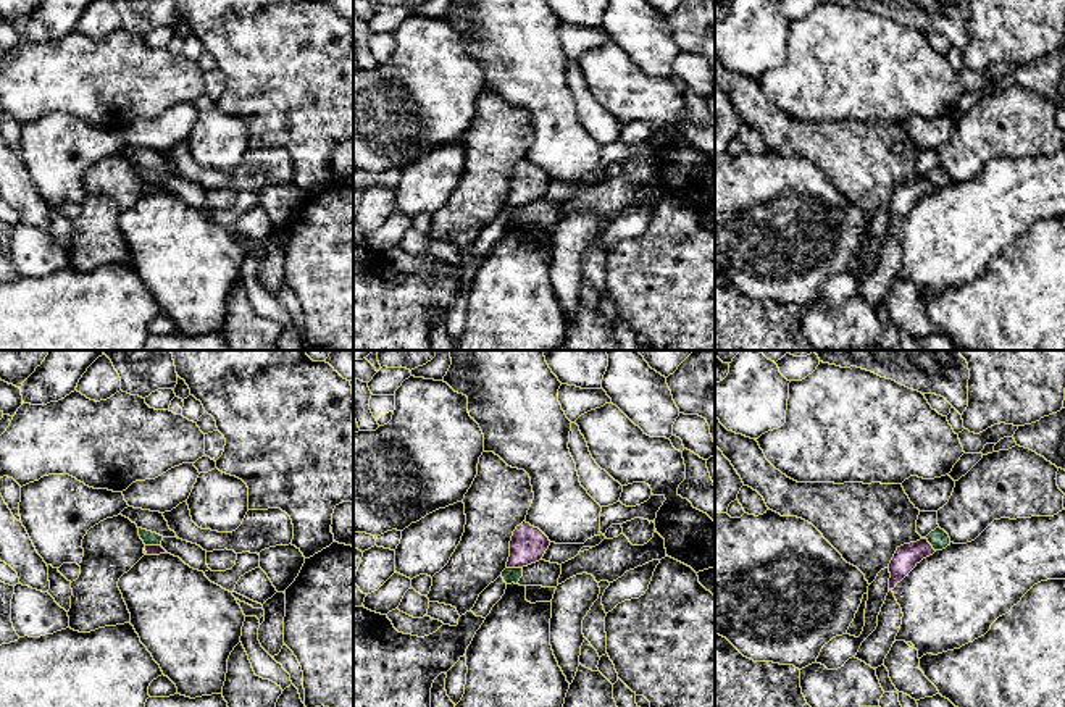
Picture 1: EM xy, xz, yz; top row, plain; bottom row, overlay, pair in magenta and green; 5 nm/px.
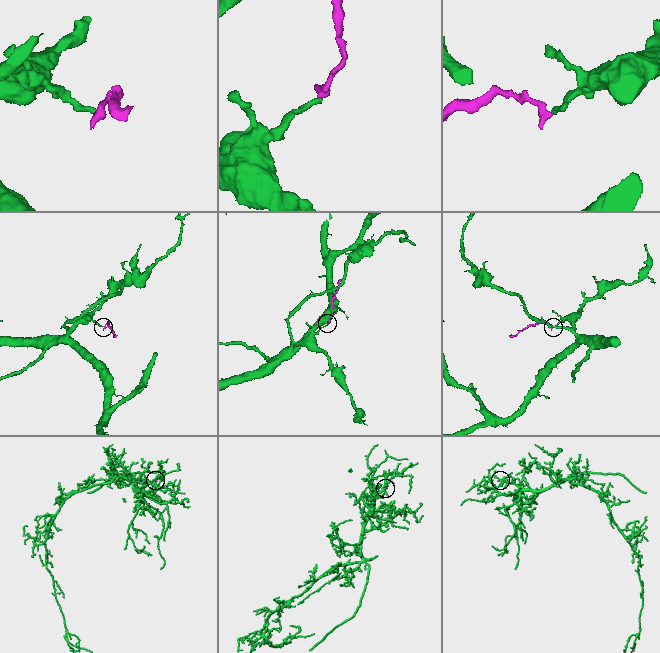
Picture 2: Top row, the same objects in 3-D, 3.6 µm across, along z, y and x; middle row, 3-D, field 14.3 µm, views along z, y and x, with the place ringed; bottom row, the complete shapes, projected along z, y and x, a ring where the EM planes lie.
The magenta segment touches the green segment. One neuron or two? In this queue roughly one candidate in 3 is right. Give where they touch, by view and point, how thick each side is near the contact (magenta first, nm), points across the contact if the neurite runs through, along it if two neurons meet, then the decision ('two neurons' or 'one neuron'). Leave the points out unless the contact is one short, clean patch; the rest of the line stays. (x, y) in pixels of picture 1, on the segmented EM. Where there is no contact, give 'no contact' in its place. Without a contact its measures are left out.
contact xy (154, 546); calibres 50 and 70 nm; border xy (146, 544), (160, 546); two neurons

